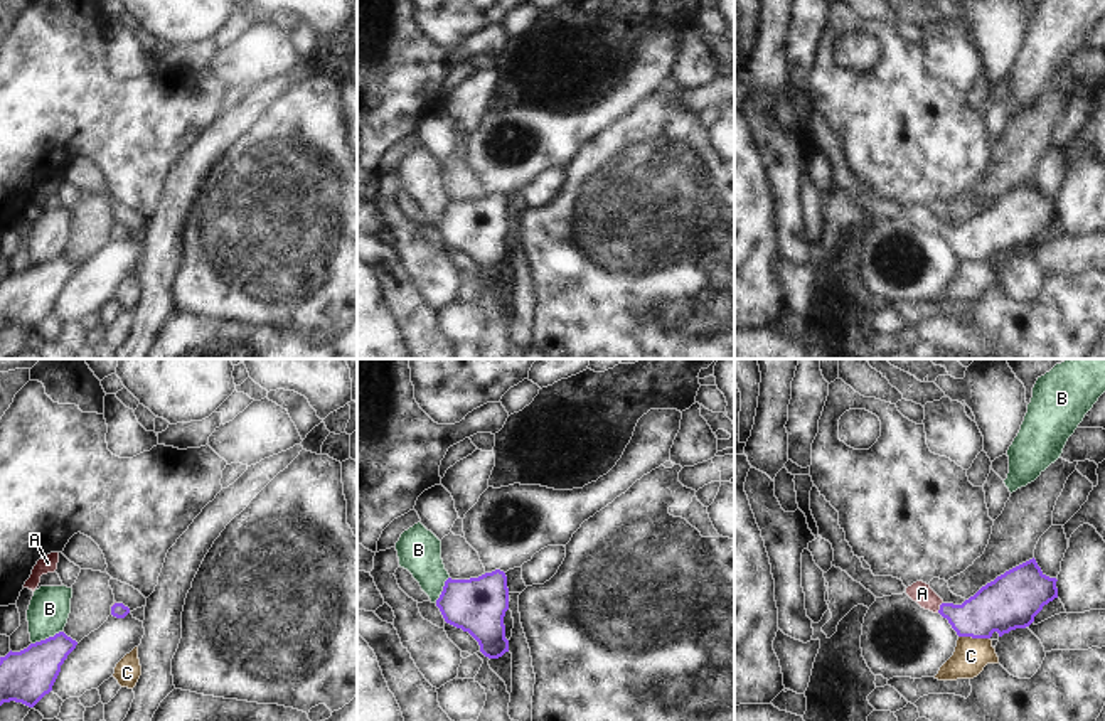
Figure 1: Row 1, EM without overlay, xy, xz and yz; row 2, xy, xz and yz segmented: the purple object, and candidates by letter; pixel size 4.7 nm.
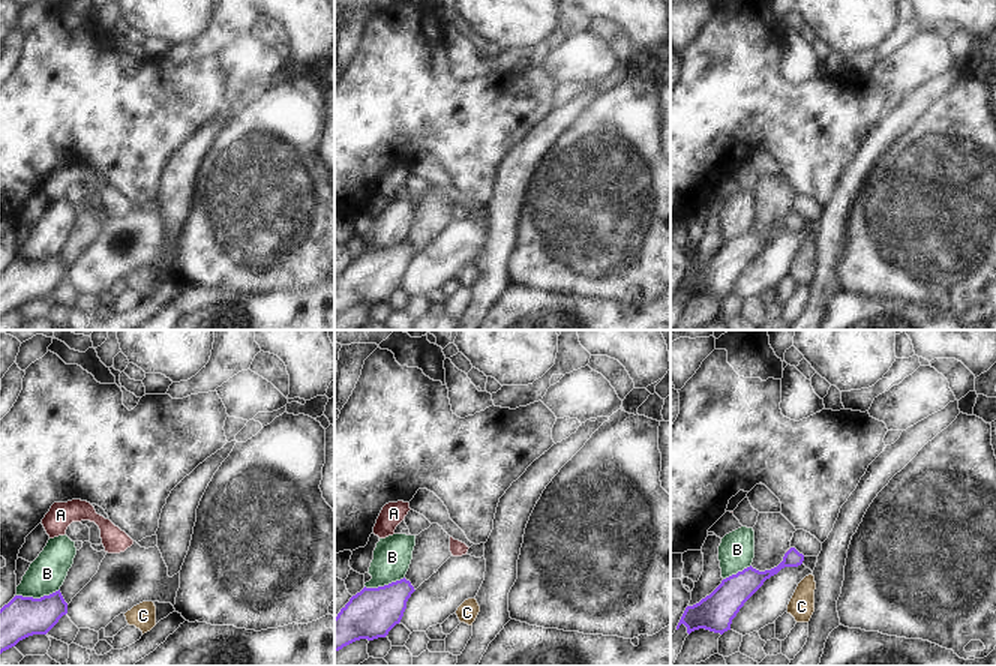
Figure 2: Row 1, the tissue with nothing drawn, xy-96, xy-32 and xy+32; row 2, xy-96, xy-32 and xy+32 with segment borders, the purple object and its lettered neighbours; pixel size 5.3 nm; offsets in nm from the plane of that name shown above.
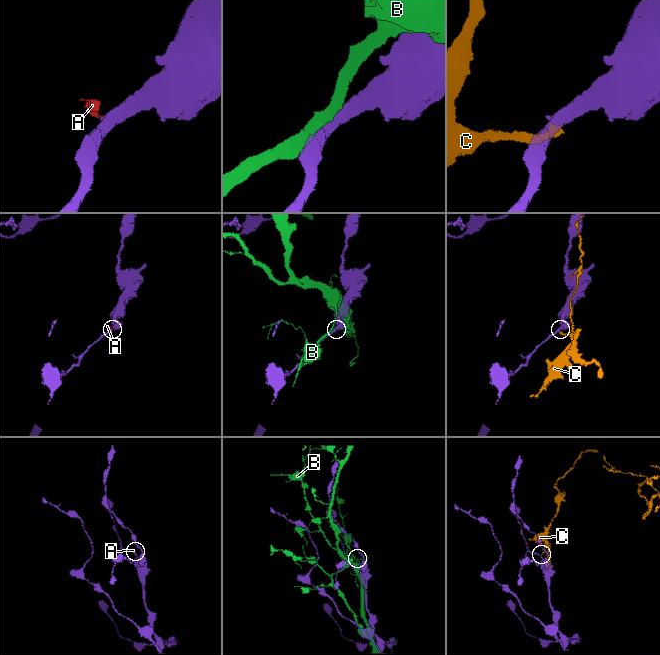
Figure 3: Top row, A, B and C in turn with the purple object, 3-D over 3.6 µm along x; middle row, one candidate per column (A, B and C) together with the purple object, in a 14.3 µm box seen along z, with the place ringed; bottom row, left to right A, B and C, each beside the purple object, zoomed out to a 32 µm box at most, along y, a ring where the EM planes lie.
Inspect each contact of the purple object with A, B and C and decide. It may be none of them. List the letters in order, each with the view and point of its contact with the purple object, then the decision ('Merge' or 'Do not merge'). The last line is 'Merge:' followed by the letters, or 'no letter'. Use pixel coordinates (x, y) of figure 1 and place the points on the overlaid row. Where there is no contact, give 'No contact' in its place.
A: Touches purple at yz (940, 607). Merge
B: Touches purple at xy (46, 639). Do not merge
C: Touches purple at yz (974, 637). Do not merge
Merge: A.

